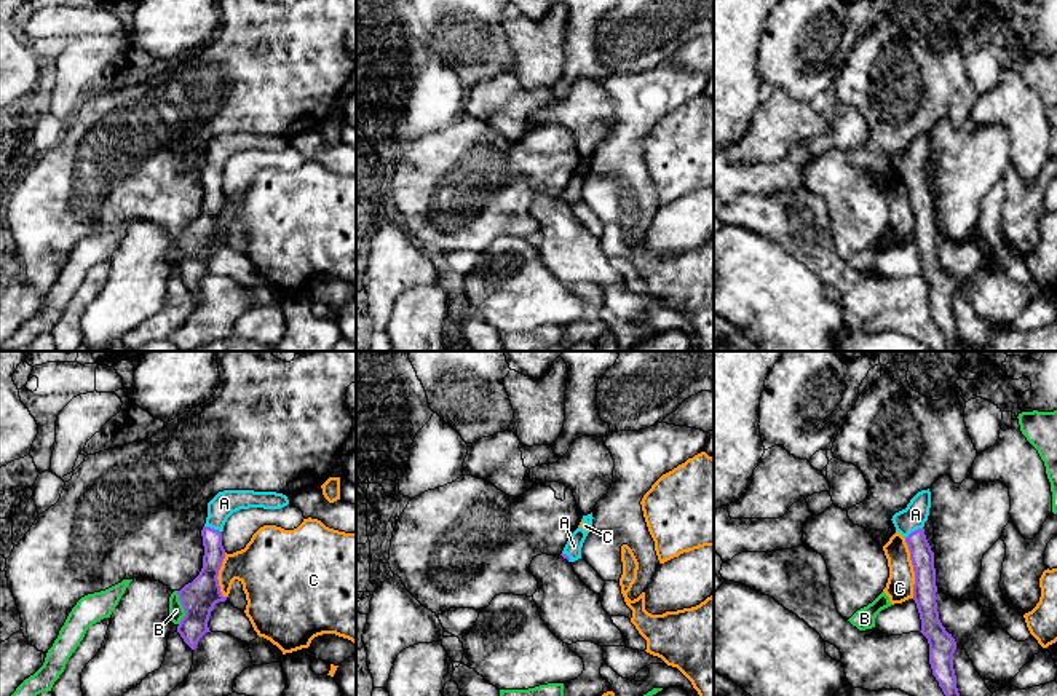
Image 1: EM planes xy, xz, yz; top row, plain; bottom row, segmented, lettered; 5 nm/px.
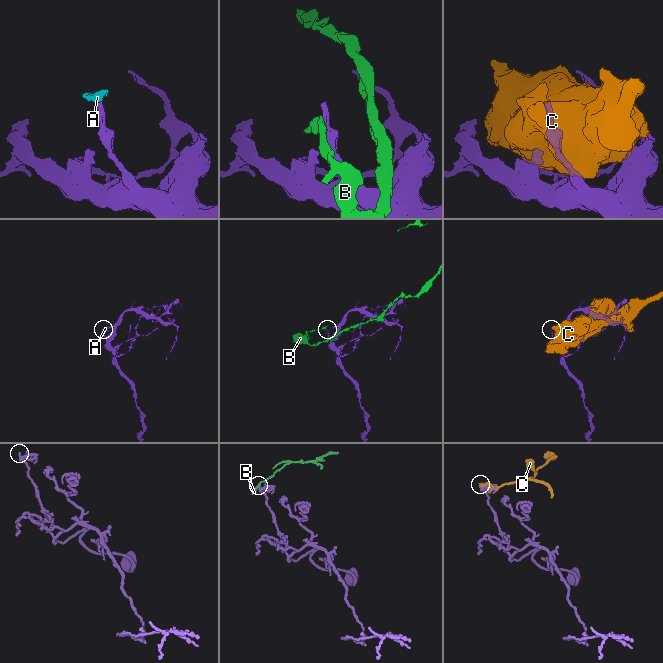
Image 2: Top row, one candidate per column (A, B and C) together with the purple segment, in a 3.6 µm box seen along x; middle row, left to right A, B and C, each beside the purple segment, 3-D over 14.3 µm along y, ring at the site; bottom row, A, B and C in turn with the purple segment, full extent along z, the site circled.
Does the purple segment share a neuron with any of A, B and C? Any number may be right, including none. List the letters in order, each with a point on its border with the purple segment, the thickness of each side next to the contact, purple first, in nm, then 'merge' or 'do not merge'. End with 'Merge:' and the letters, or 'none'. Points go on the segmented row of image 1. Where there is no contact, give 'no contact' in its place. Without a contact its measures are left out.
A: xy (213, 529) | 110/120 nm | merge
B: xy (182, 605) | 180/80 nm | do not merge
C: yz (914, 569) | 120/140 nm | do not merge
Merge: A

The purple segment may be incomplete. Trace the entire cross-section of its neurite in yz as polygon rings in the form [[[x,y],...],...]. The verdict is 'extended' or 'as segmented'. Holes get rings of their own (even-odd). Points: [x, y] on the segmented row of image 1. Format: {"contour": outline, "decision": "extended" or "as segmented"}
{"contour": [[[928,488],[918,492],[907,508],[896,512],[891,520],[896,532],[905,538],[910,551],[910,560],[915,571],[913,600],[921,619],[920,632],[929,643],[929,664],[932,675],[939,682],[945,696],[960,696],[953,669],[956,642],[939,619],[934,552],[931,551],[923,528],[929,516],[929,508],[931,492]]], "decision": "extended"}

